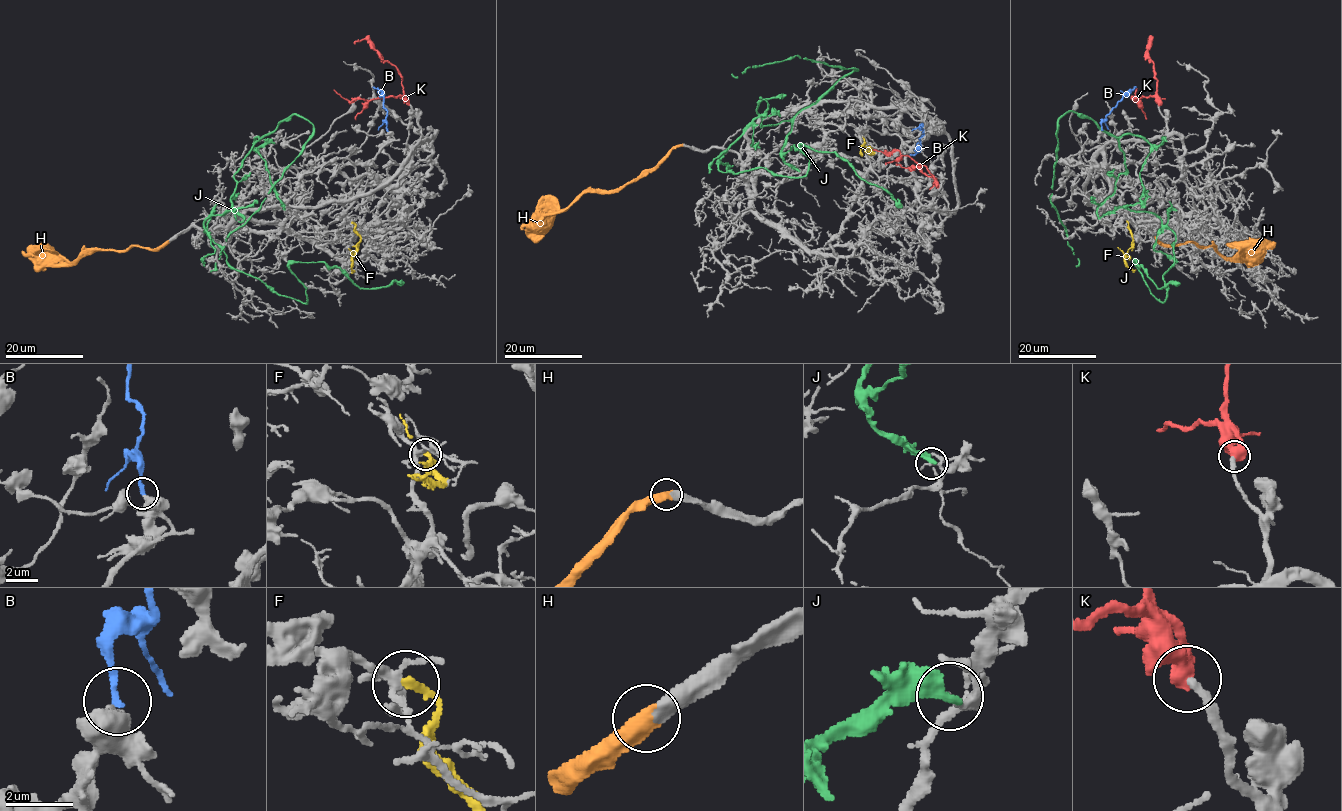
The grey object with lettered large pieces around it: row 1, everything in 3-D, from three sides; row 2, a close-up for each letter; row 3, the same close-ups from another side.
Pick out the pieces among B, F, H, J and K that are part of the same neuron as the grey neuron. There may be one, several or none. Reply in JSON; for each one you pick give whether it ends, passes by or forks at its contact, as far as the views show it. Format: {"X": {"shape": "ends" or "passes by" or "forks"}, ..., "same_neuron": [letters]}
{"B": {"shape": "ends"}, "H": {"shape": "ends"}, "K": {"shape": "ends"}, "same_neuron": ["B", "H", "K"]}

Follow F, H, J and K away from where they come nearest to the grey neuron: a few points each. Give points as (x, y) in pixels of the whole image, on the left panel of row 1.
F: (352, 223), (360, 237), (353, 257), (354, 270)
H: (167, 241), (154, 249), (130, 246), (123, 250), (90, 250), (73, 261), (26, 256), (22, 251)
J: (272, 142), (234, 174), (242, 221), (204, 222), (226, 262), (304, 303), (290, 263), (404, 282)
K: (408, 103), (398, 69), (385, 61), (366, 39), (353, 43)

